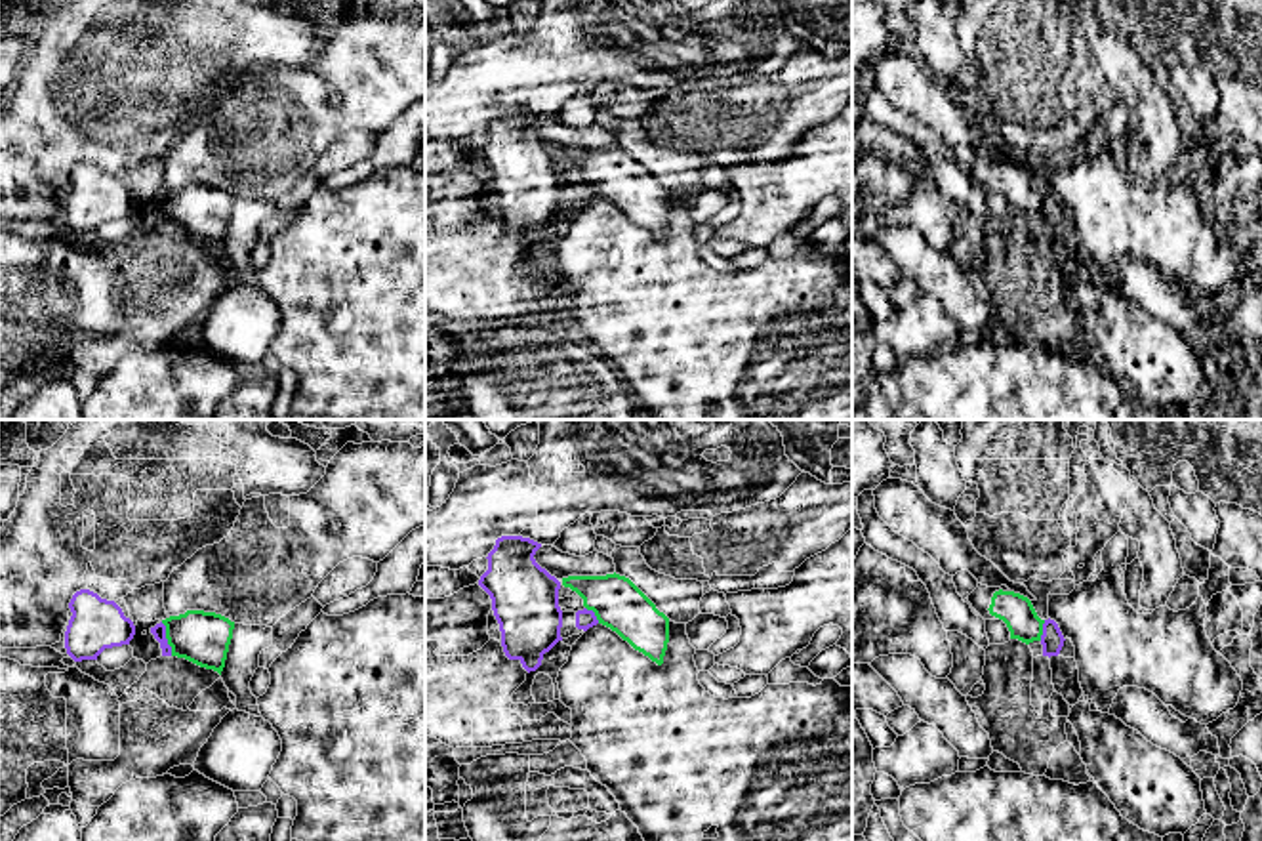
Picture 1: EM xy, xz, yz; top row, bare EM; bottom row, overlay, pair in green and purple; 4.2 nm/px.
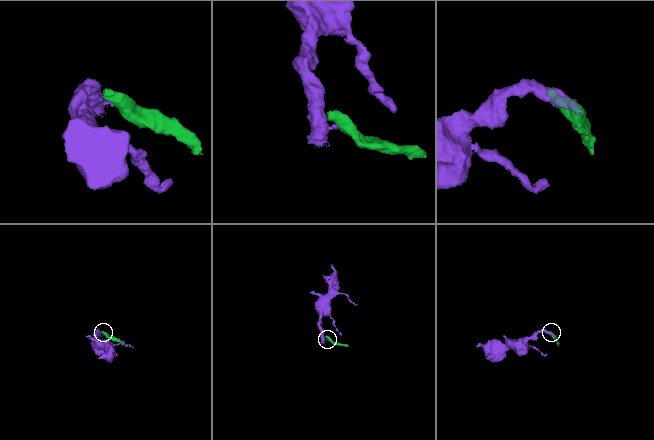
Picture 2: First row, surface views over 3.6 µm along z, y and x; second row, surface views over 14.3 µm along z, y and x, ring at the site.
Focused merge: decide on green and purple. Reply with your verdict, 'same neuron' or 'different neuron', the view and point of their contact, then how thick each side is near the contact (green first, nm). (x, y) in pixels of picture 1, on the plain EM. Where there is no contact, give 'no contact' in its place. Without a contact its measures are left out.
different neuron | xy (166, 210) | 220/60 nm

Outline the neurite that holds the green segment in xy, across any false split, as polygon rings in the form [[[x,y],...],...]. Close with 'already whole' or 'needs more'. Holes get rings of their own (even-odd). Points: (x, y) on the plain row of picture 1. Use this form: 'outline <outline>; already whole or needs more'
outline [[[187,183],[162,193],[162,196],[166,198],[172,229],[185,231],[221,248],[234,195],[215,185]]]; already whole

